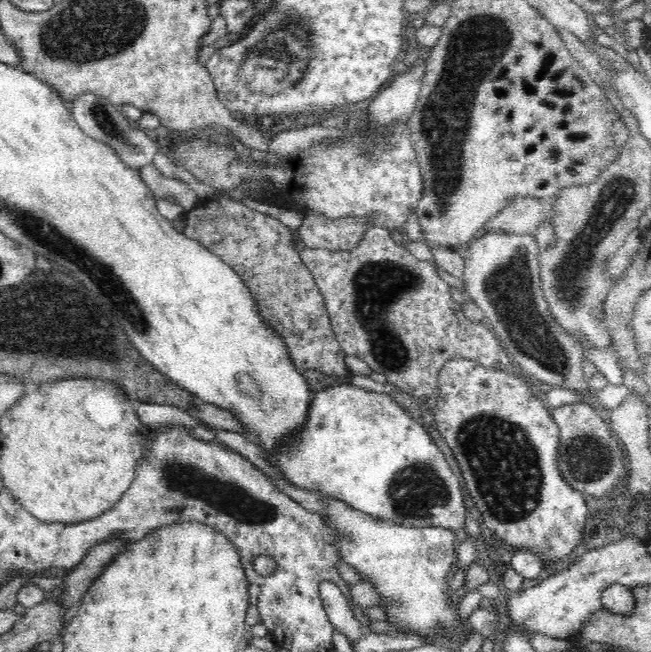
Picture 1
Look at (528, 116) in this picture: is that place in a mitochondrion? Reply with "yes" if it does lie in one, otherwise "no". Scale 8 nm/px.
no

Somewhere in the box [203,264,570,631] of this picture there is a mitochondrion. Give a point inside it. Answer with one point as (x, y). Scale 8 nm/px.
(503, 464)

